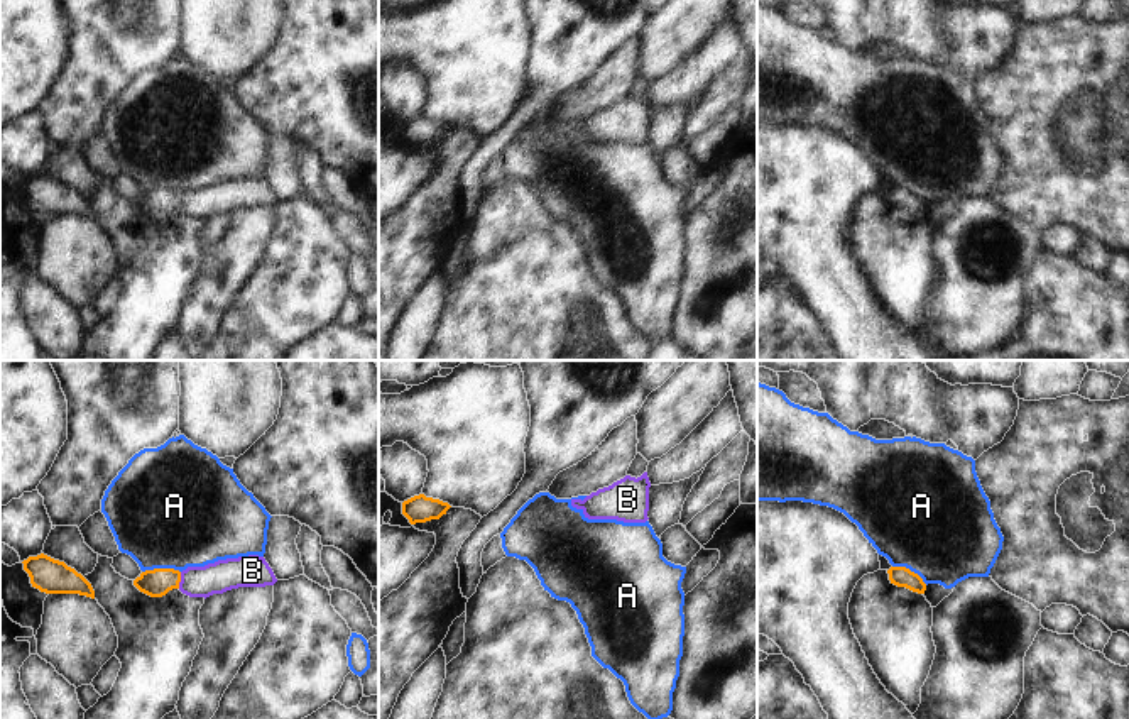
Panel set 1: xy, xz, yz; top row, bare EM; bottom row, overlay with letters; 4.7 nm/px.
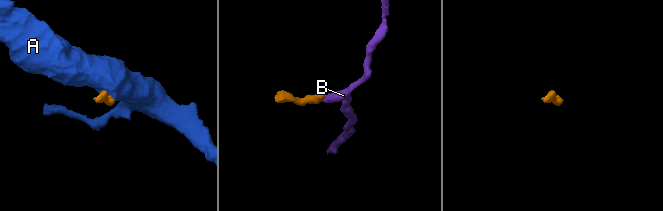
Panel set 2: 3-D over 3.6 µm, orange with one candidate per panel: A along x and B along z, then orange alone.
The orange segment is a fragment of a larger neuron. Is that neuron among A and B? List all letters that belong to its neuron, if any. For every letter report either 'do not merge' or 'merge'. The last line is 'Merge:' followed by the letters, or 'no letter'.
A: do not merge
B: merge
Merge: B

